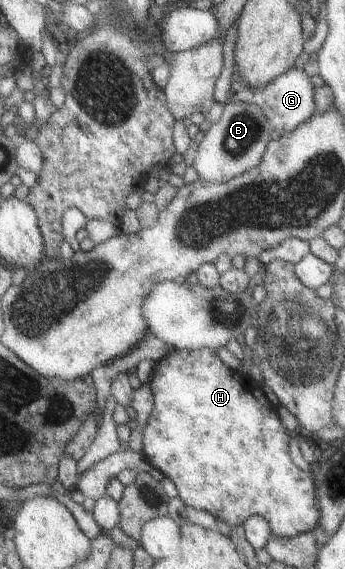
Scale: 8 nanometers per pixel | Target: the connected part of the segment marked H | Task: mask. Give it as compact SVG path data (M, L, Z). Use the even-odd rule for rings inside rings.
M204 347L196 350L175 349L169 355L167 354L161 360L155 362L148 386L151 394L153 394L154 408L151 410L151 415L145 424L142 434L141 454L152 468L158 468L164 476L175 484L177 491L179 491L178 498L181 498L185 504L192 508L197 508L197 510L205 510L205 512L209 512L213 517L222 519L230 526L242 526L245 520L249 519L249 516L263 516L270 525L272 535L287 536L287 538L318 528L319 508L317 508L317 500L315 500L313 471L305 472L292 462L289 453L291 433L282 424L272 396L264 390L262 385L241 371L228 368L218 358L216 350Z

